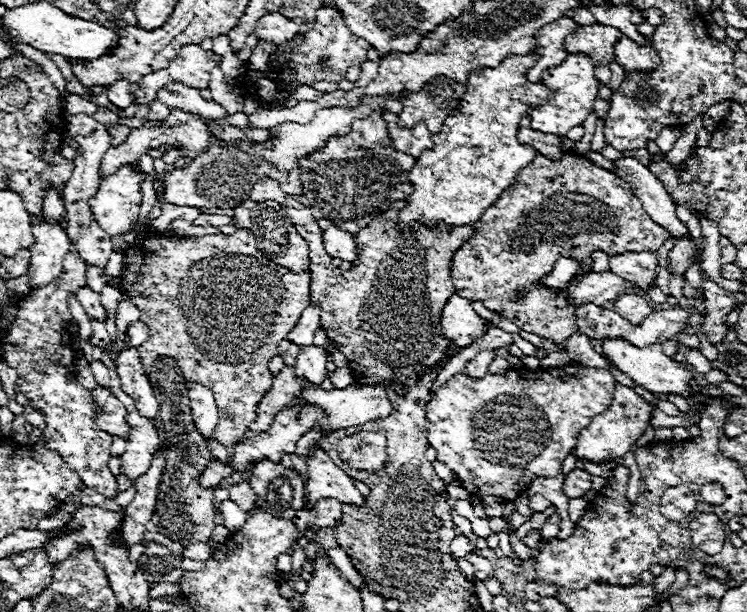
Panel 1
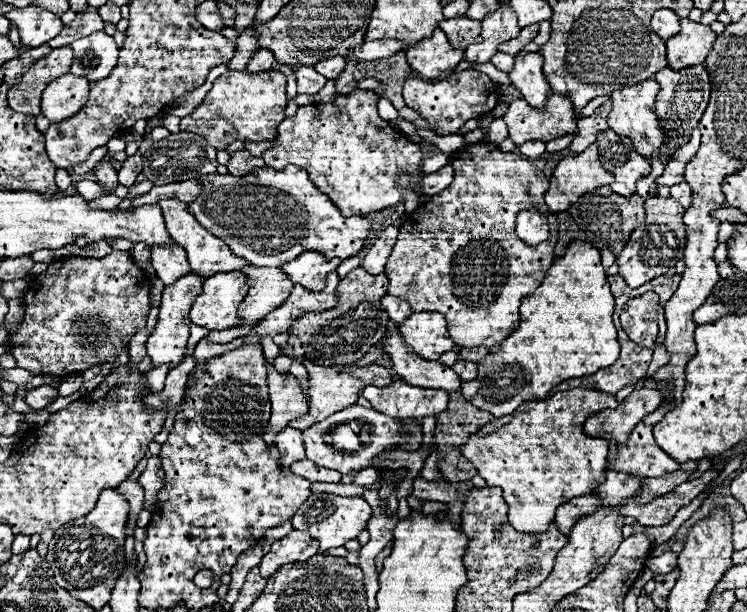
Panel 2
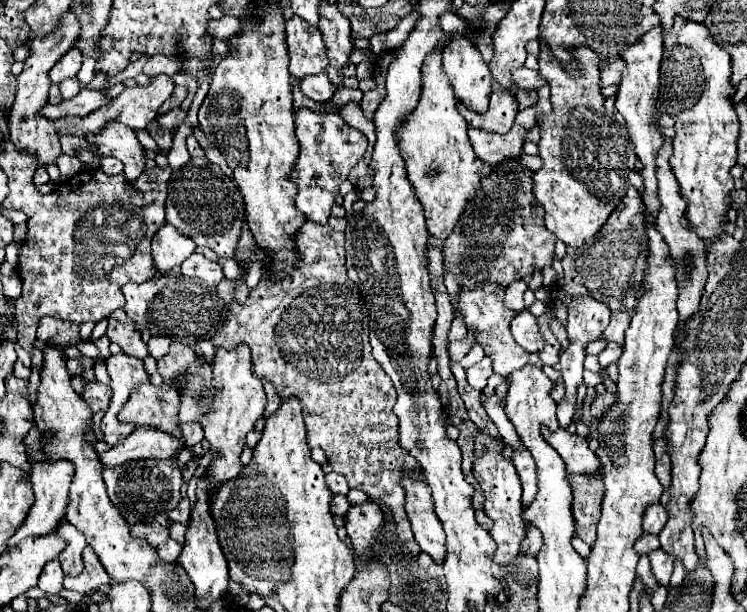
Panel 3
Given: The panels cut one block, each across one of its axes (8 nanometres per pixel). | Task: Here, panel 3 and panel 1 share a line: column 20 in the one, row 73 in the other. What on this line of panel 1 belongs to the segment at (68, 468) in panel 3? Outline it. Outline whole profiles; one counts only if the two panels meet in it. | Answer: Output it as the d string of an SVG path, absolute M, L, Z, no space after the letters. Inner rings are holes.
M558 18L556 22L552 22L536 32L538 46L534 48L534 52L538 54L538 60L526 74L528 82L540 82L538 78L540 78L542 70L554 68L566 60L568 52L564 50L564 38L572 30L576 30L576 26L578 24L572 18Z

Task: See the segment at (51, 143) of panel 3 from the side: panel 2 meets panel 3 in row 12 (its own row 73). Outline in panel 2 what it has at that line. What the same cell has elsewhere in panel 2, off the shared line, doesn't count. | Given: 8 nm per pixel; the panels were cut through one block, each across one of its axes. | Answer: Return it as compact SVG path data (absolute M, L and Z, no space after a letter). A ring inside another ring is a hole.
M72 72L52 80L42 94L42 114L50 122L70 118L88 100L88 84L86 78L78 78Z

